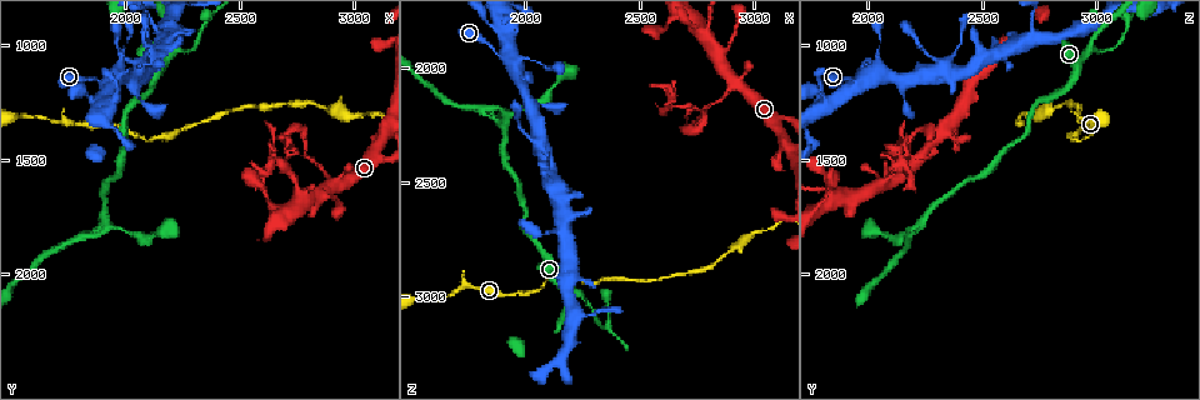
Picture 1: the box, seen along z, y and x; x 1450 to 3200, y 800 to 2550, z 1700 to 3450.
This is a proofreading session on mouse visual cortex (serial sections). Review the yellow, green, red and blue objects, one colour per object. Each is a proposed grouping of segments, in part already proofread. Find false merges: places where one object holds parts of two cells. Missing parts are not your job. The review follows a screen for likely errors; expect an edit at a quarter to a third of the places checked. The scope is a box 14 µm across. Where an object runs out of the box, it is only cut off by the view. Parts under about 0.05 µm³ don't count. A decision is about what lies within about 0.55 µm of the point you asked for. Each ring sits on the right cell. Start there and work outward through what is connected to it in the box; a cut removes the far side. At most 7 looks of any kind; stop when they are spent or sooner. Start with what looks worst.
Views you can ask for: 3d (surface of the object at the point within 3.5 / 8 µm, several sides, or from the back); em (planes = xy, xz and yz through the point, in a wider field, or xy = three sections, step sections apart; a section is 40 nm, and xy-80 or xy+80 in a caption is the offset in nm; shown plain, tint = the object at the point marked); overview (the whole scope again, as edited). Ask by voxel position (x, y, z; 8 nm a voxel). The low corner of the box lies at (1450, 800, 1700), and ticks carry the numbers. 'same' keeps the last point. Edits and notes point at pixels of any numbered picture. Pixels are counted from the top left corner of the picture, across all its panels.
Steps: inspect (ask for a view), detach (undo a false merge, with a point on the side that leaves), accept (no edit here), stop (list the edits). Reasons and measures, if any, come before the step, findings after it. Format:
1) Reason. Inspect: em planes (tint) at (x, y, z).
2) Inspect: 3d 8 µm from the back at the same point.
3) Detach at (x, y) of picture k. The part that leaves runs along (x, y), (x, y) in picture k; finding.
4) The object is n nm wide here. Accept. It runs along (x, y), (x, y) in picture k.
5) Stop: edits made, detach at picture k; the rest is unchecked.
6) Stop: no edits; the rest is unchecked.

Narrows sharply. Inspect: 3d 3.5 µm from the back at (1920, 1770, 2220).

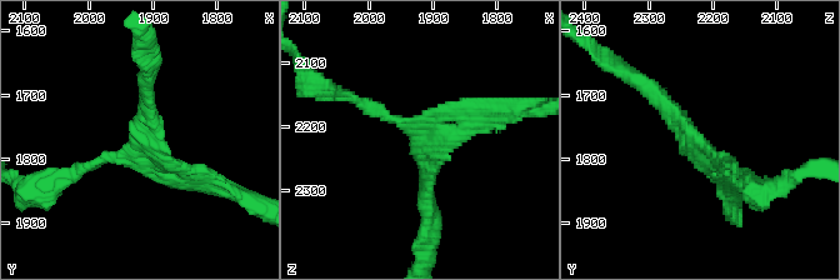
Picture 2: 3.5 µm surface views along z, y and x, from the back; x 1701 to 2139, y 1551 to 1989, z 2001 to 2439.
Now the EM. Inspect: em xy step 2 (tint) at (1915, 1785, 2210).

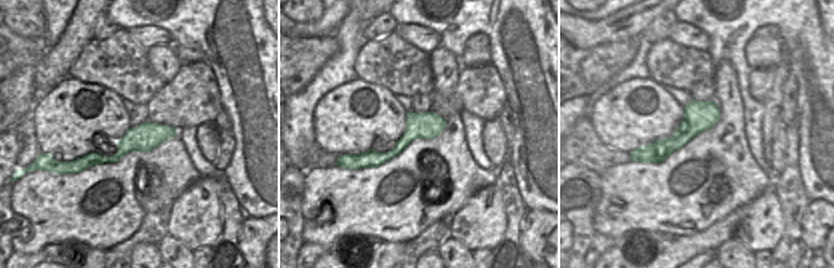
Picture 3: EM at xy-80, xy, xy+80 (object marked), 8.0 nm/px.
Accept. It runs along (646, 89), (701, 146), (740, 174) in picture 2; continuous, no second cell.

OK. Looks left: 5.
Sharp bend. Inspect: 3d 3.5 µm at (2920, 1590, 2090).

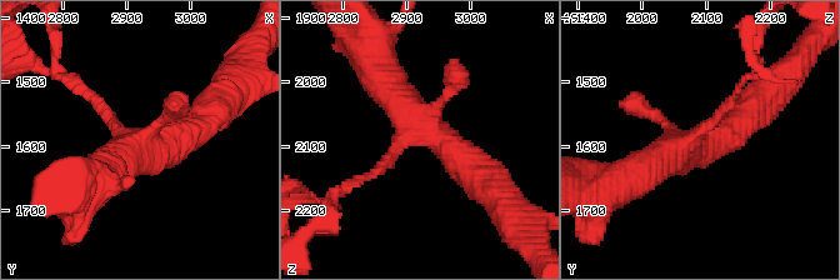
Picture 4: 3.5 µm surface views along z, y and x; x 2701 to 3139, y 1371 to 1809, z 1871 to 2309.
Detach at (81, 90) of picture 4. The part that leaves runs along (110, 120), (80, 85), (34, 66) in picture 4; a second cell is stuck on.

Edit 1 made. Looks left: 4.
Three-way junction. Inspect: 3d 8 µm from the back at (2190, 1030, 2970).

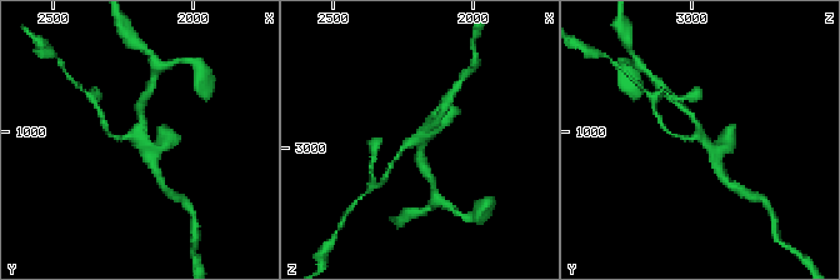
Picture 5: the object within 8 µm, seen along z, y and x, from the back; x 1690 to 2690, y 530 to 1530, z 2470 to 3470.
3 arms meet here; the arms are 150, 200, 350 nm wide; now the EM. Inspect: em planes (tint) at (2200, 1020, 2960).

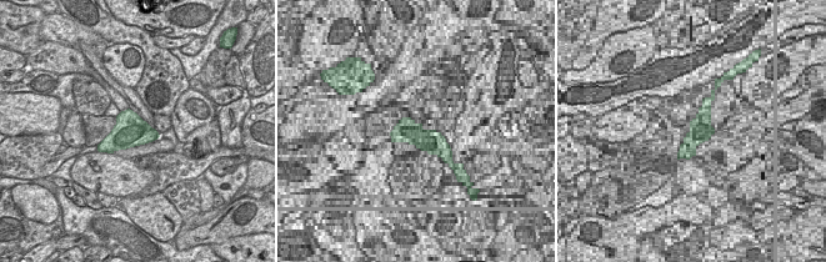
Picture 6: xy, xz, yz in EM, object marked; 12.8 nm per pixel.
The object is 420 nm wide here. Accept. It runs along (441, 116), (393, 161) in picture 5; one cell here.

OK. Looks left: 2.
Stop: edits made, detach at picture 4; the rest is unchecked.

